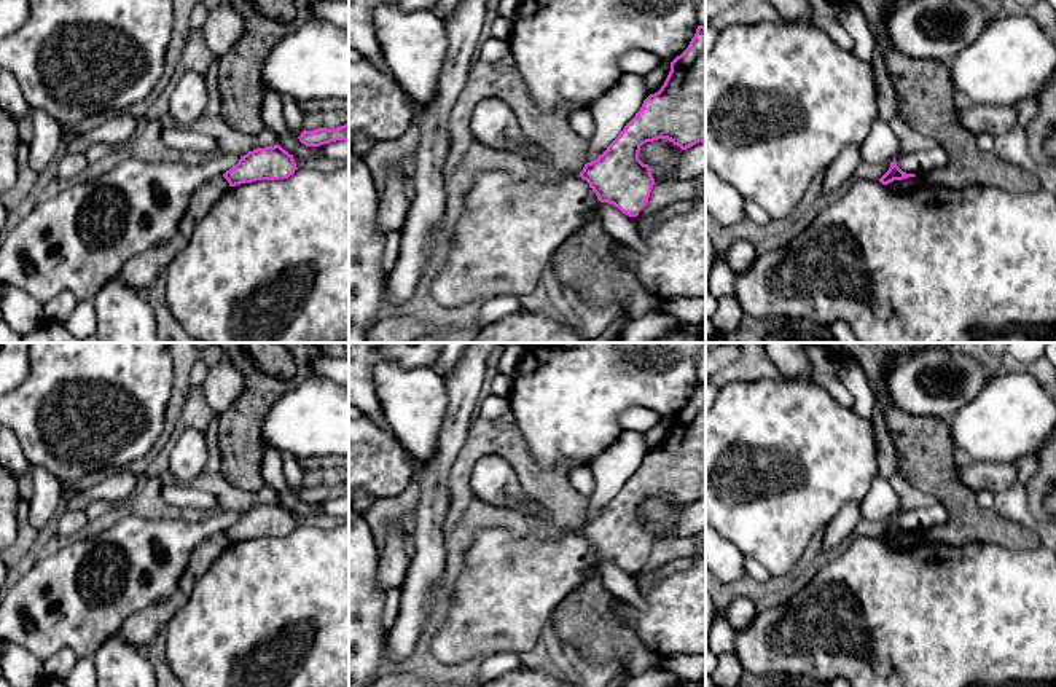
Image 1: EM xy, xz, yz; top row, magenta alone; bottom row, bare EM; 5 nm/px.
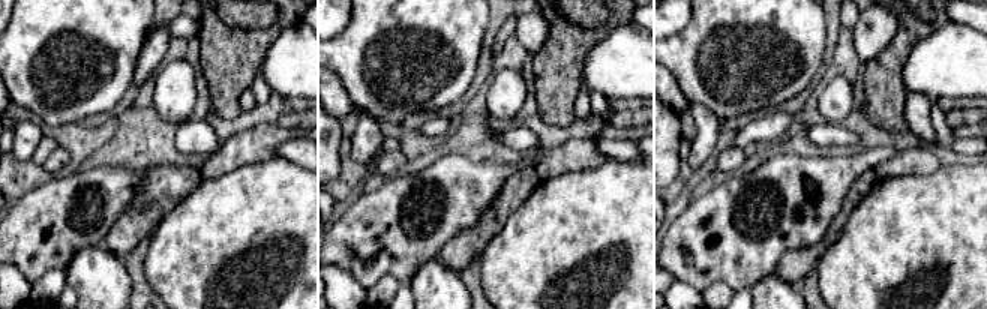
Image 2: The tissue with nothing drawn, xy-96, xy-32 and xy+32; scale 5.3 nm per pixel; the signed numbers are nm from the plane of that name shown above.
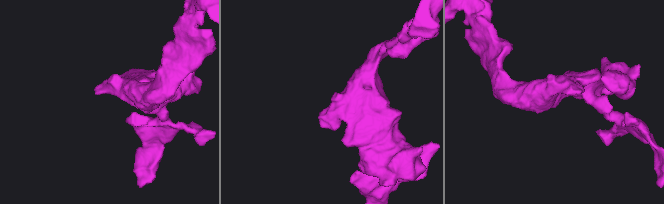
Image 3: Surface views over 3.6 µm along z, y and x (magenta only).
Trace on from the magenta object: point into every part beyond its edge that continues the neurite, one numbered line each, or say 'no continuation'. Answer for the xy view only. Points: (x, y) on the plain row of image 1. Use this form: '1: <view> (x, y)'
no continuation

